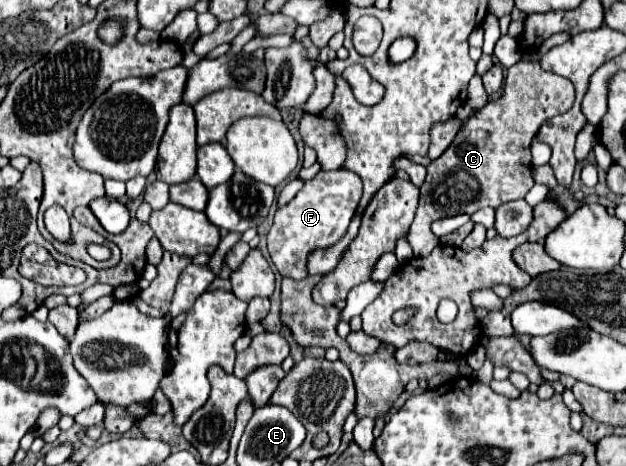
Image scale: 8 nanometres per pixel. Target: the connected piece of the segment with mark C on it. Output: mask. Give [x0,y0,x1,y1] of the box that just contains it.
[413,60,575,230]

